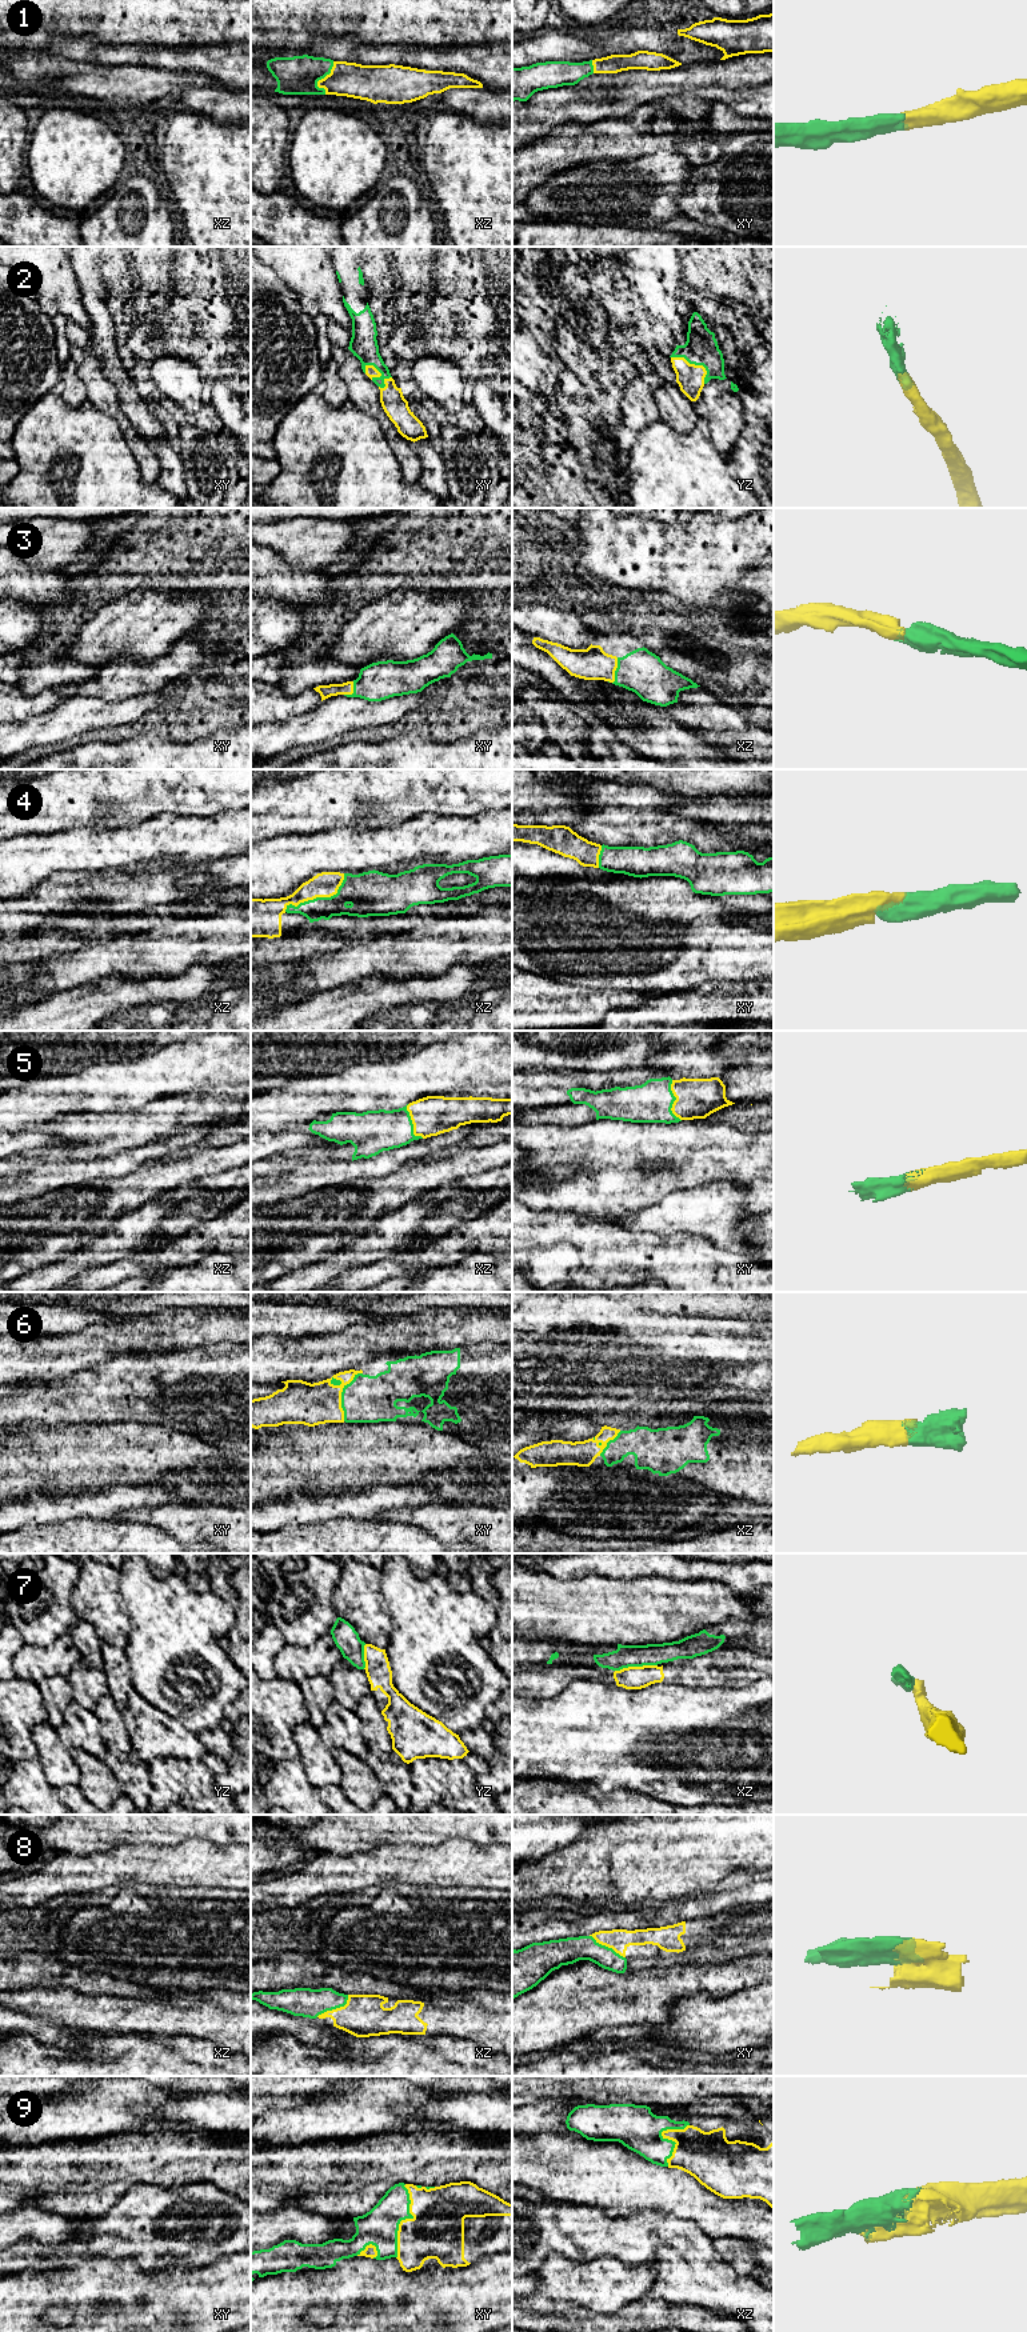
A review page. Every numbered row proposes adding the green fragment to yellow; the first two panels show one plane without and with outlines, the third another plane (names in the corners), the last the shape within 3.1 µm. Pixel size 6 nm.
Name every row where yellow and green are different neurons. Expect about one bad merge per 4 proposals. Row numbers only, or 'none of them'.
7

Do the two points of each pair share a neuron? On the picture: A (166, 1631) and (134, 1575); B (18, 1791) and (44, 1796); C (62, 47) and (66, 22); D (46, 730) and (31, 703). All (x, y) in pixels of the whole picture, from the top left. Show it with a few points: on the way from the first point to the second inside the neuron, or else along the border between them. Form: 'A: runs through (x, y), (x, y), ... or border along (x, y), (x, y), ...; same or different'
A: runs through (166, 1618), (139, 1588); same
B: runs through (24, 1791), (31, 1791), (38, 1796); same
C: border along (94, 39), (55, 38), (47, 47), (34, 50); different
D: border along (59, 700), (51, 708), (14, 723); different

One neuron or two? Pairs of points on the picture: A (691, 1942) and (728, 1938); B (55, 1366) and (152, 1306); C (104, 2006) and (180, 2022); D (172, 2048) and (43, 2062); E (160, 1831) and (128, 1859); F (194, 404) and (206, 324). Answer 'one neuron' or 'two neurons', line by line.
A: one neuron
B: two neurons
C: one neuron
D: one neuron
E: two neurons
F: two neurons

